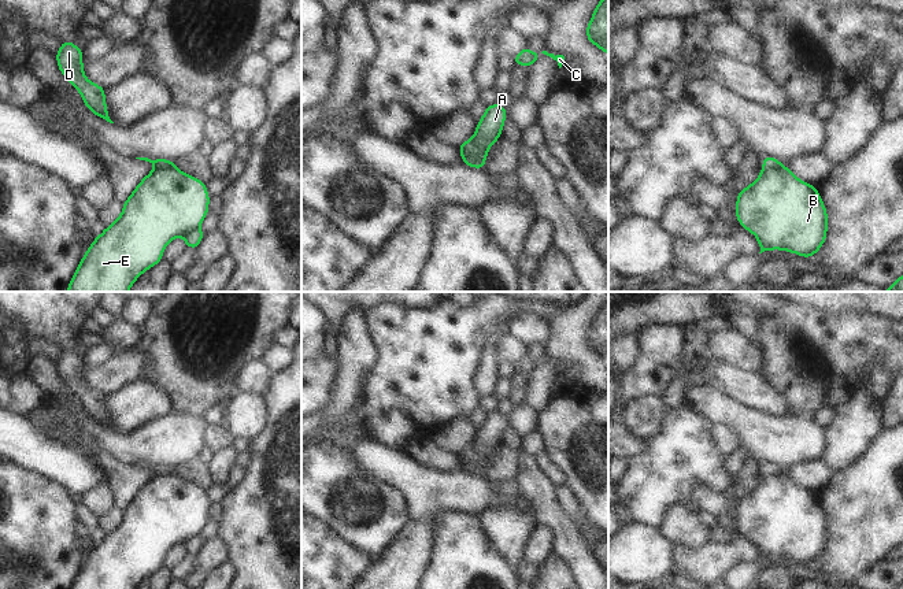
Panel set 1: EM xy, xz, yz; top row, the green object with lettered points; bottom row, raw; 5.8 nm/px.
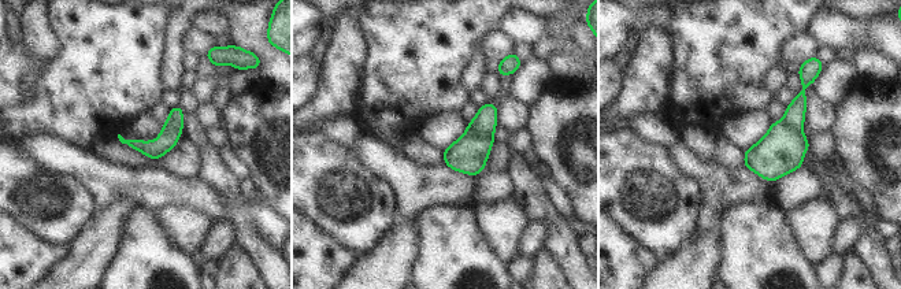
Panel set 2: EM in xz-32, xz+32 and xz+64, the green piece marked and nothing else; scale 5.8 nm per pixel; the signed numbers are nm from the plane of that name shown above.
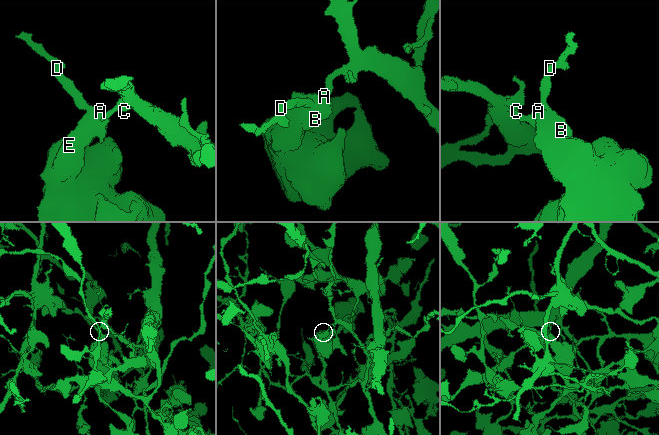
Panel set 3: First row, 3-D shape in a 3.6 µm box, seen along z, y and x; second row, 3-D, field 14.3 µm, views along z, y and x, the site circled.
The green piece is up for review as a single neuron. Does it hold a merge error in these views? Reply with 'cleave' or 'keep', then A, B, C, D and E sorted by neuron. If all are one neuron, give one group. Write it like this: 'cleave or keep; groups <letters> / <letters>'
cleave; groups A C D / B E

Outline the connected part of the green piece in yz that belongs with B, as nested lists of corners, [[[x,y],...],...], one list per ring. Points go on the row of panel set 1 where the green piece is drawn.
[[[785,166],[762,170],[759,178],[737,195],[736,216],[758,237],[760,252],[787,249],[811,258],[826,238],[828,215],[818,189],[797,179]]]

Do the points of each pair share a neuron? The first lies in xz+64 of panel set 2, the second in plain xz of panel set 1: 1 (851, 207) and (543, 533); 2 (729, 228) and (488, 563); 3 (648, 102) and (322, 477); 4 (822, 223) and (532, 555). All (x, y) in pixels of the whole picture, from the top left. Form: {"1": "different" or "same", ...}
{"1": "different", "2": "same", "3": "different", "4": "different"}

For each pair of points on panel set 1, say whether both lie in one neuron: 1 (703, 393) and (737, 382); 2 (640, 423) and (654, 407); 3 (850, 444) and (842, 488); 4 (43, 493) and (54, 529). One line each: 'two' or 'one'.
1: two
2: one
3: two
4: one

